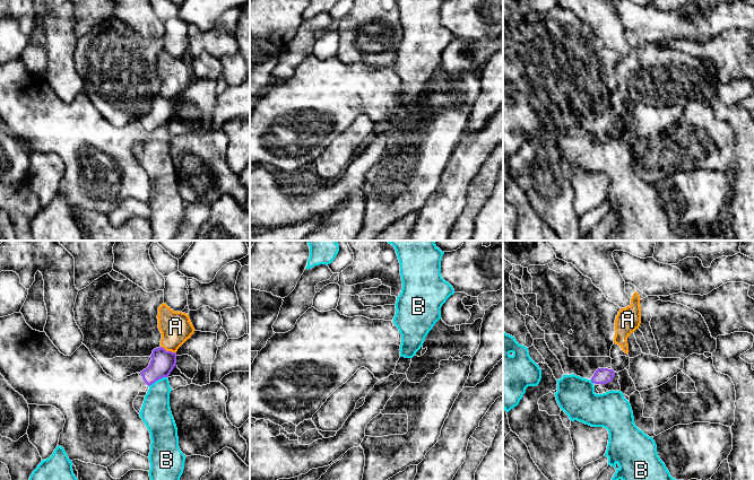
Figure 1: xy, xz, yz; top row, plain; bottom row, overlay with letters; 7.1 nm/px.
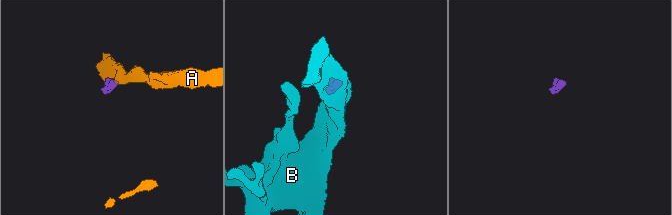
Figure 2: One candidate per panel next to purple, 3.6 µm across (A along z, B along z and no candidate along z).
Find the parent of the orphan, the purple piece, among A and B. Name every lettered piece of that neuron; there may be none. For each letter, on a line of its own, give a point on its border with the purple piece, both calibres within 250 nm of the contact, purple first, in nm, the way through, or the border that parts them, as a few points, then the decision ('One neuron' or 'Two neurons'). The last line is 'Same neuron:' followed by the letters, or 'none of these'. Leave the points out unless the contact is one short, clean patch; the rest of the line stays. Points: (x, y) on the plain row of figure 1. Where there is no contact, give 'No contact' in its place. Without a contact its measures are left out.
A: Touches purple at xy (168, 98). Thickness 170 nm (purple) against 220 nm. Boundary: xy (161, 94), (175, 101). Two neurons
B: Touches purple at xy (157, 127). Thickness 170 nm (purple) against 220 nm. Boundary: xy (166, 123), (148, 132). Two neurons
Same neuron: none of these

